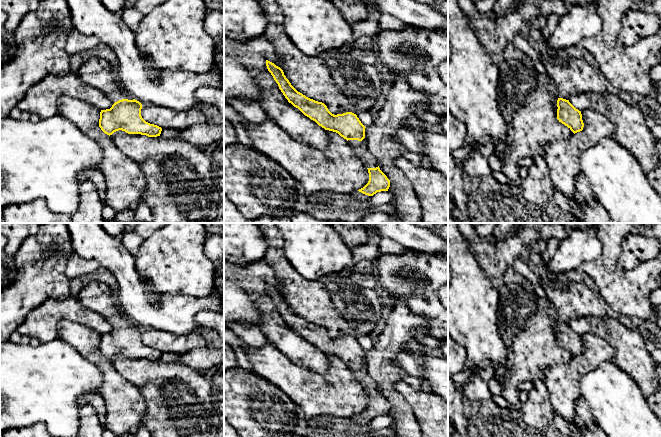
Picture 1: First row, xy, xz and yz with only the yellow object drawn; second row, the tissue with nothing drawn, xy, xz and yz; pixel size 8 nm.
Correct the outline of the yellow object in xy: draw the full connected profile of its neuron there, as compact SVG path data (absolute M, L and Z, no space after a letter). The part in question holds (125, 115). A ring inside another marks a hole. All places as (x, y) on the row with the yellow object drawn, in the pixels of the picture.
M90 57L81 65L77 76L84 83L103 92L113 103L110 109L100 112L99 127L105 134L110 136L122 130L128 134L160 136L162 128L142 118L142 104L125 90L109 61L102 57Z

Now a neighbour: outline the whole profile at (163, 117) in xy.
M149 105L142 107L141 116L150 124L177 131L185 130L193 125L202 124L207 121L204 112L199 108L177 112L171 108Z

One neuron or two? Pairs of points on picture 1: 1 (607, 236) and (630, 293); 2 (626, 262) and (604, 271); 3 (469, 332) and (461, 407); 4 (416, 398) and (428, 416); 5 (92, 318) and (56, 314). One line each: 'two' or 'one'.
1: one
2: two
3: two
4: one
5: one

